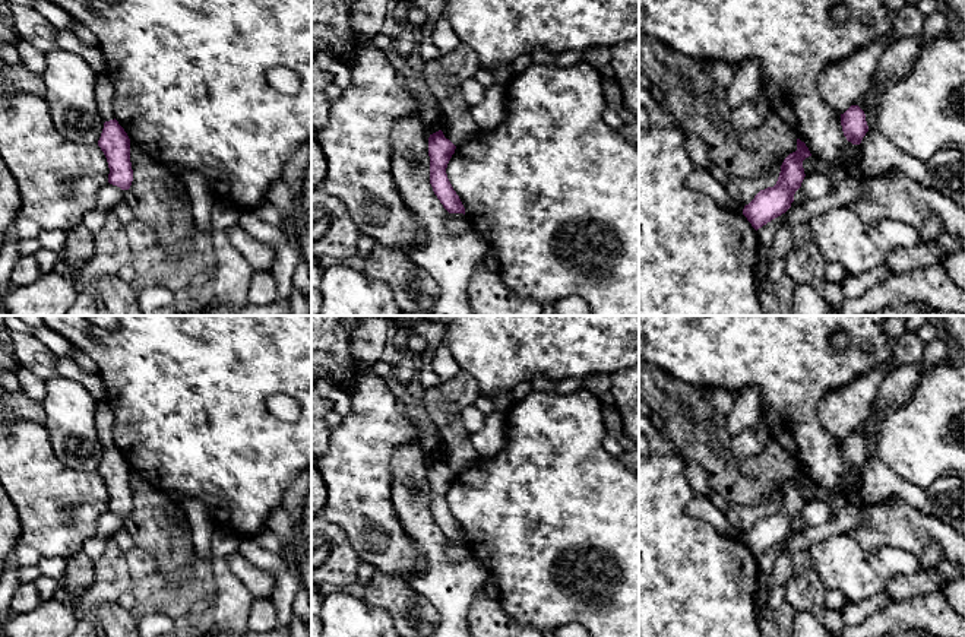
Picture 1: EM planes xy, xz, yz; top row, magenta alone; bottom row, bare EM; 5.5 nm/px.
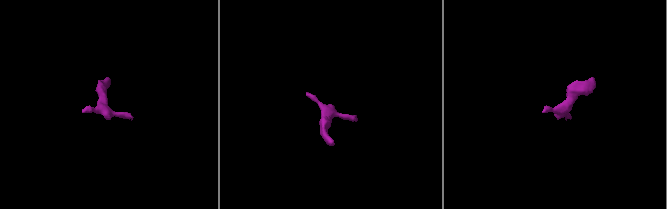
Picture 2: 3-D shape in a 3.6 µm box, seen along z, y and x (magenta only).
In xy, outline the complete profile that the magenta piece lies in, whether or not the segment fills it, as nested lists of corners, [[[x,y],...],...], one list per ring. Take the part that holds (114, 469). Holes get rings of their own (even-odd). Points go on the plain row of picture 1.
[[[116,446],[104,450],[98,473],[108,489],[108,510],[129,517],[133,508],[130,466]]]

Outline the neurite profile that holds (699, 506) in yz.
[[[696,494],[686,506],[686,511],[692,517],[708,522],[721,535],[731,536],[734,527],[728,523],[724,513],[708,498],[708,495]]]

